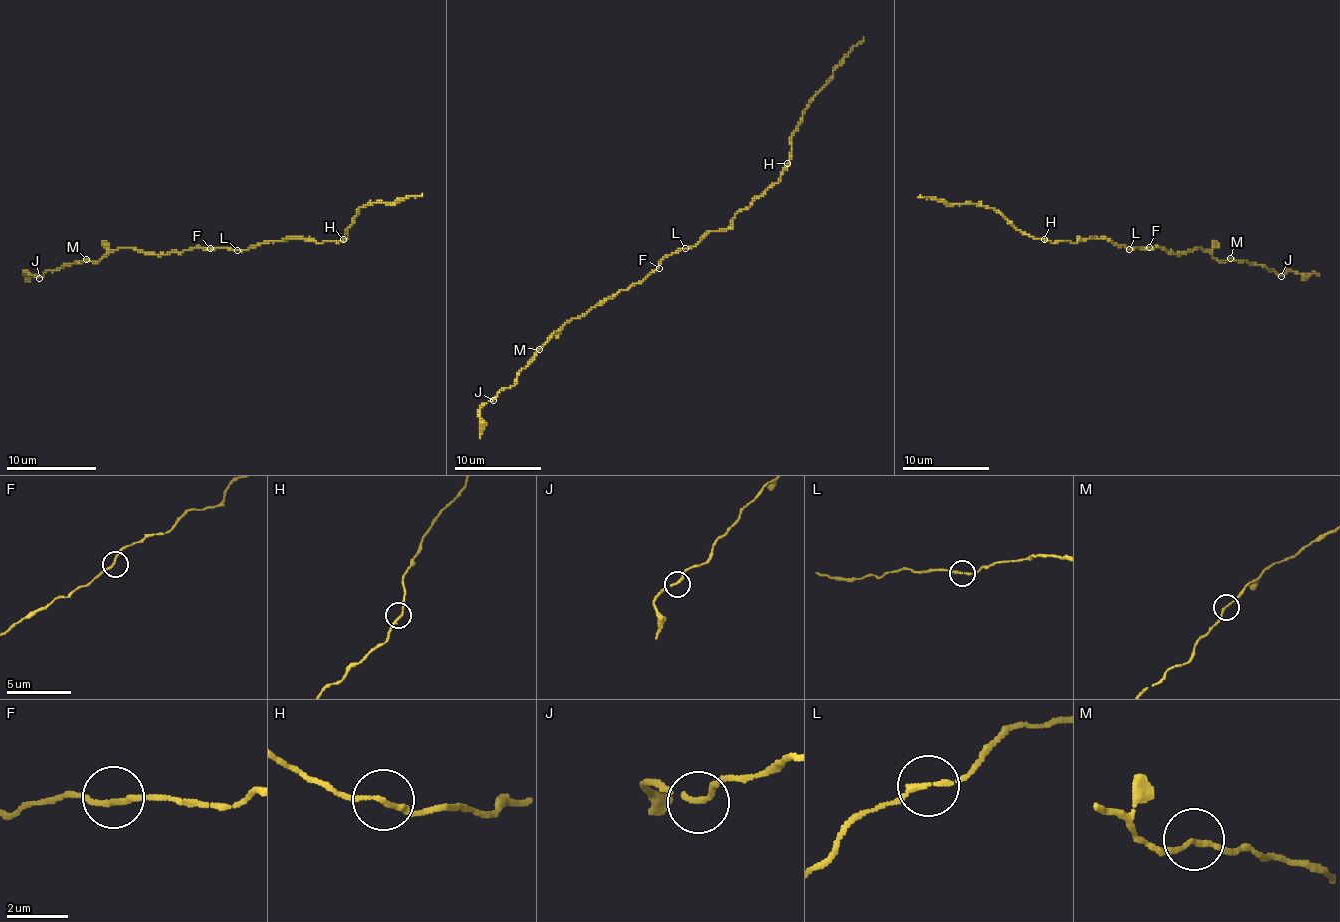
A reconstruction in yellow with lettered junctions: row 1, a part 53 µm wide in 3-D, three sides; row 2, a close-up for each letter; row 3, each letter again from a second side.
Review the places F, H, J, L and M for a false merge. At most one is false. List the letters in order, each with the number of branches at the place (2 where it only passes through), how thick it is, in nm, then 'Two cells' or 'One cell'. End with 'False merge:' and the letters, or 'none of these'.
F: Branches: 2. Thickness 160 nm. One cell
H: Branches: 2. Thickness 150 nm. One cell
J: Branches: 2. Thickness 150 nm. One cell
L: Branches: 2. Thickness 160 nm. One cell
M: Branches: 2. Thickness 140 nm. One cell
False merge: none of these

